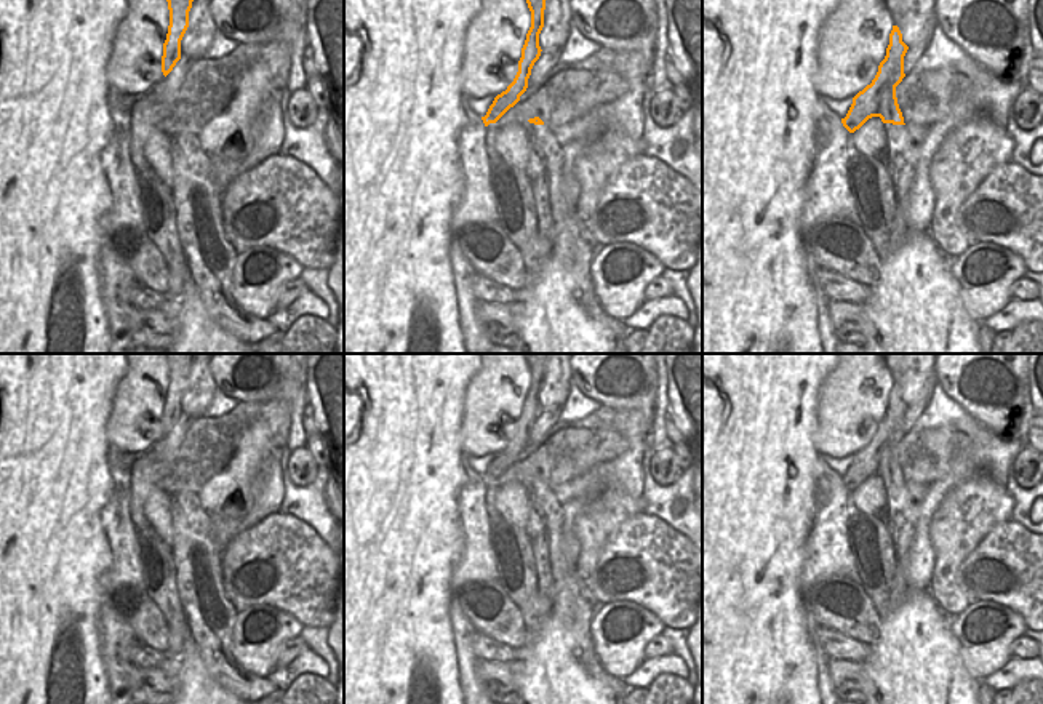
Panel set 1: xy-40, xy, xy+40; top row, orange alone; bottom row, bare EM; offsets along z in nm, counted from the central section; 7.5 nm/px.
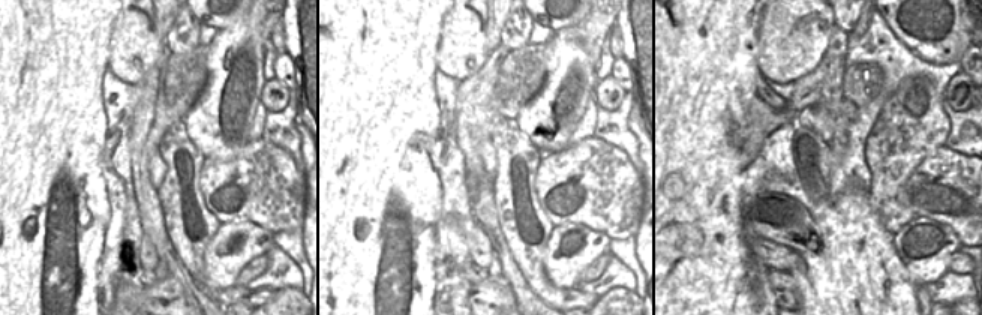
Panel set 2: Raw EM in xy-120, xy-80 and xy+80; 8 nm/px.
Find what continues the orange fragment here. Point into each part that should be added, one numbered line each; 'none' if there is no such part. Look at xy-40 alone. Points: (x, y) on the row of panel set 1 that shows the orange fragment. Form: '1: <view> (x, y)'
none

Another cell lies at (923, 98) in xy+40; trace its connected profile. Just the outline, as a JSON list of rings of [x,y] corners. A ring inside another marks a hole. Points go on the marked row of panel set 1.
[[[945,67],[905,74],[896,86],[896,98],[905,128],[917,146],[923,142],[928,126],[947,115],[955,93],[968,85],[965,75]]]

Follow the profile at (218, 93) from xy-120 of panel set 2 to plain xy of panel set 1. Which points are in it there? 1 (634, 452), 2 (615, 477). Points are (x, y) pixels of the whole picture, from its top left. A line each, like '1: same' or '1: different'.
1: different
2: different

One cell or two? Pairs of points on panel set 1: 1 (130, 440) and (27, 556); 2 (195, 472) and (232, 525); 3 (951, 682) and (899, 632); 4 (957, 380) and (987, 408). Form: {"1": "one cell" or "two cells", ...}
{"1": "two cells", "2": "two cells", "3": "one cell", "4": "one cell"}

